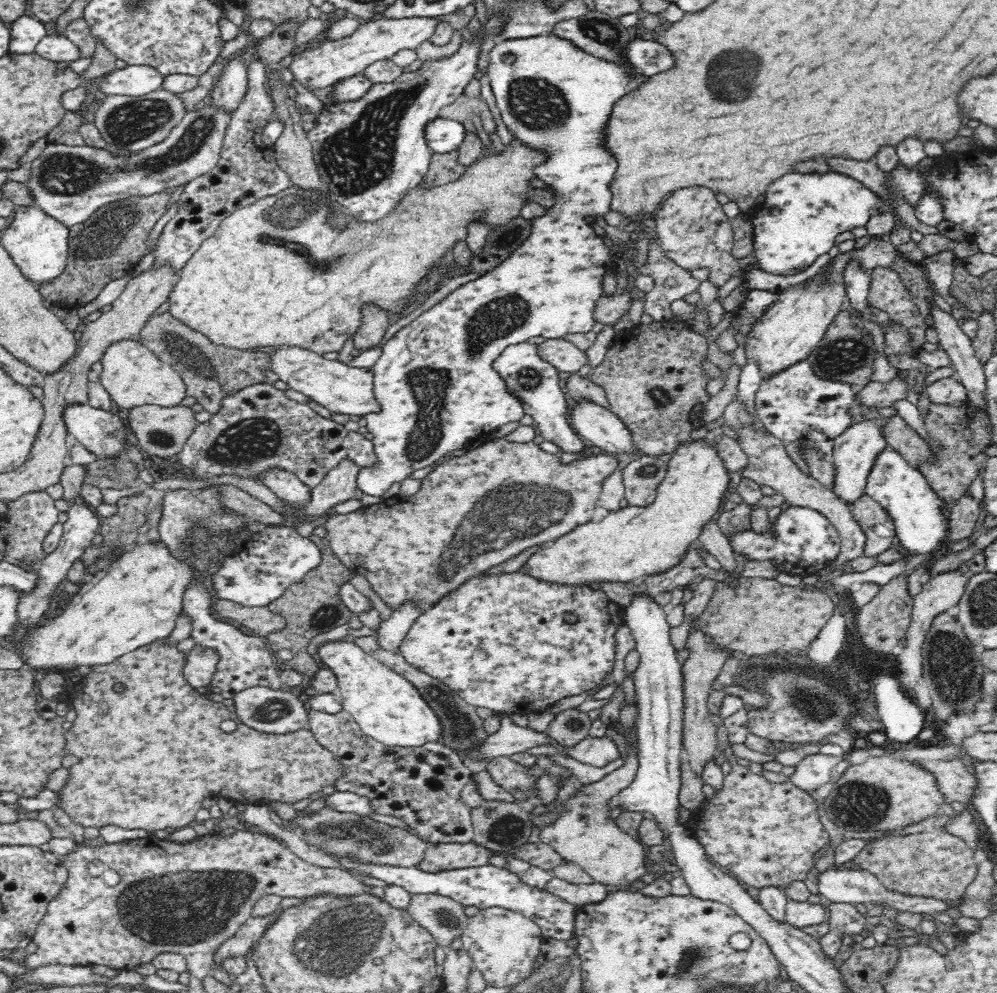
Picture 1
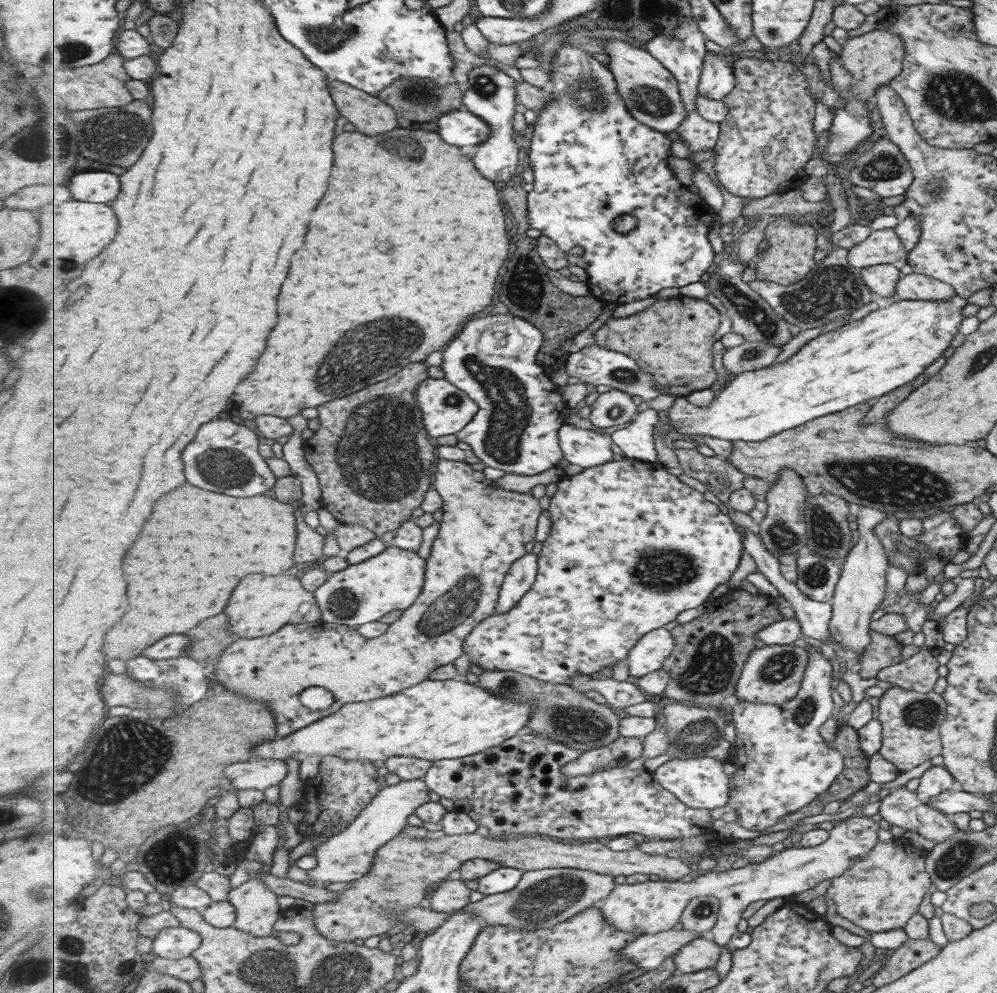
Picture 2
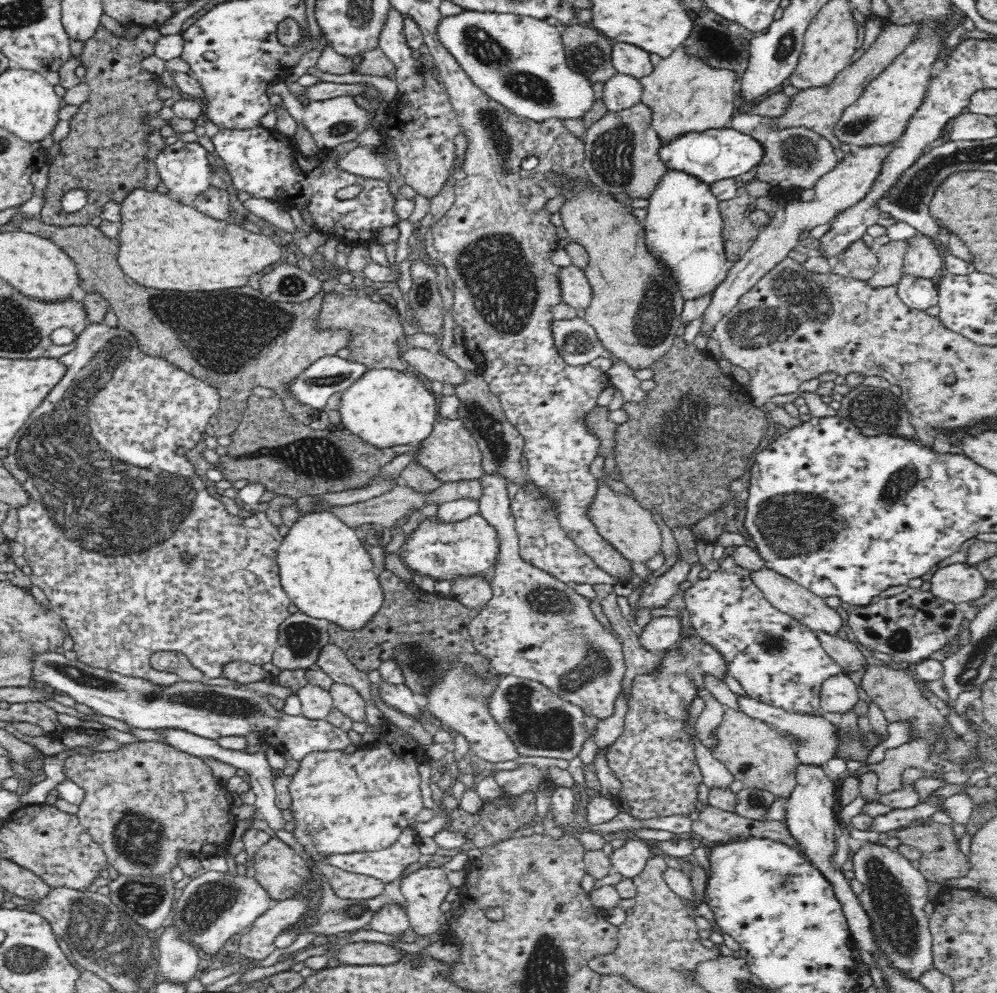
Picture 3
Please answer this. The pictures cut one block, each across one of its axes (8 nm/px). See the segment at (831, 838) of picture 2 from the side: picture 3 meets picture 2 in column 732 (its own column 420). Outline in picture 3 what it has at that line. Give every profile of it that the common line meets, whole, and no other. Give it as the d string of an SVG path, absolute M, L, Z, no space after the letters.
M422 867L402 878L401 891L409 903L406 913L414 936L426 938L447 922L440 910L452 888L446 874L441 867Z

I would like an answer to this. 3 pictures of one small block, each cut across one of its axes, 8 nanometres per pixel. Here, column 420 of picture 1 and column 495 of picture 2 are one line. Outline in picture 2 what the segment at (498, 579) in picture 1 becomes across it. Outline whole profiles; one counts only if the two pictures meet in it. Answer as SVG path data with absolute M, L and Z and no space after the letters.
M625 457L620 461L611 461L586 469L577 475L567 476L558 481L557 490L550 497L549 505L553 524L549 538L544 540L538 553L539 568L533 588L509 612L483 620L483 624L479 624L467 639L464 653L469 656L470 663L479 665L482 670L514 671L539 681L569 685L569 681L578 674L601 674L603 668L613 669L617 662L626 662L627 655L635 649L635 645L643 639L643 636L669 622L677 621L681 612L697 608L703 602L707 602L713 590L717 590L725 582L730 582L742 561L744 538L738 526L729 517L729 513L723 514L718 511L718 506L705 500L703 493L687 486L658 463Z

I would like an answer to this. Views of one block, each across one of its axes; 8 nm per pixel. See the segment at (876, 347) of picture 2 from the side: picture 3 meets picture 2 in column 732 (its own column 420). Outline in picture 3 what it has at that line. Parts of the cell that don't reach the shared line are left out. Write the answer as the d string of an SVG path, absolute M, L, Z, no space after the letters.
M388 368L368 369L362 378L341 392L339 411L344 429L374 448L390 449L426 440L438 421L437 403L438 398L415 373L404 374Z

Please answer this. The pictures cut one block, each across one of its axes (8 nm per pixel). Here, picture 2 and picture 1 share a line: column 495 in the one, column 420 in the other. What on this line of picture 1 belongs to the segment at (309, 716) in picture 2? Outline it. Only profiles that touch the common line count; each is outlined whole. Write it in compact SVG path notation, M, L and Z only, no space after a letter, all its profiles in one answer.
M488 437L477 448L469 449L466 454L452 457L448 462L435 467L430 474L421 480L421 487L414 495L409 497L396 495L378 504L360 507L358 510L348 514L337 514L334 512L329 514L328 520L321 526L326 528L326 538L336 558L340 559L340 562L348 567L348 569L354 571L355 574L364 576L372 585L372 590L384 600L386 606L396 610L404 603L414 603L418 607L420 614L422 614L424 610L439 603L444 596L455 591L460 585L466 583L468 579L482 576L493 566L498 566L502 562L510 560L513 556L518 556L518 554L524 552L527 548L550 544L558 539L559 536L564 536L568 532L572 532L576 527L579 527L580 524L588 522L594 516L594 510L596 510L604 481L608 476L613 474L616 468L618 468L616 456L601 451L577 458L573 462L568 462L568 464L562 464L559 454L546 452L536 442L509 442L502 438L491 441L491 437Z

